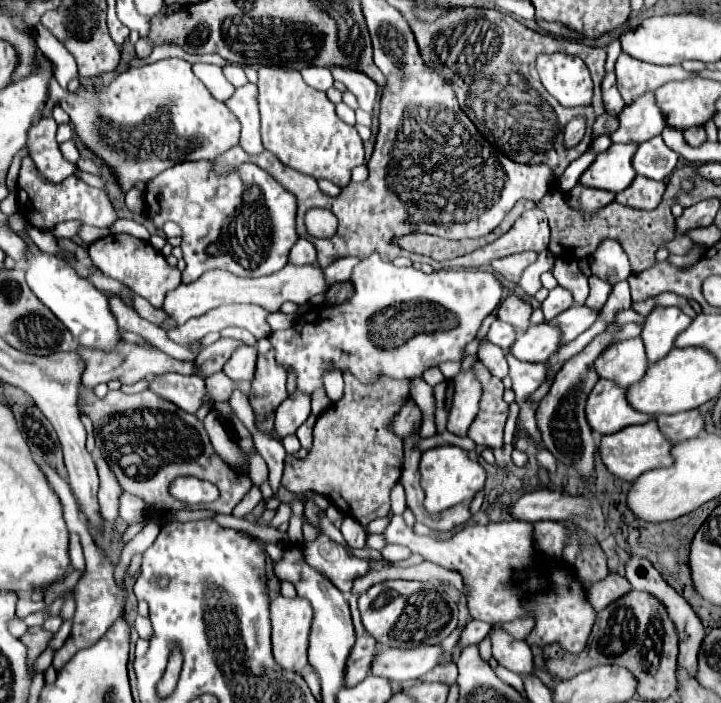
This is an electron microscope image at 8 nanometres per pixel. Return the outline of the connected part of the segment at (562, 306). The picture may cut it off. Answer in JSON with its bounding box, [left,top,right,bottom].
[541,286,573,320]

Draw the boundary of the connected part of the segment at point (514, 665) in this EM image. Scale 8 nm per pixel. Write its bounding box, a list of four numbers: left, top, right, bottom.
[489,626,533,674]

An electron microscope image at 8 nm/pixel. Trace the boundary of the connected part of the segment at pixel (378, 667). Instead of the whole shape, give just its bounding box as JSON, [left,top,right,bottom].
[371,646,441,684]

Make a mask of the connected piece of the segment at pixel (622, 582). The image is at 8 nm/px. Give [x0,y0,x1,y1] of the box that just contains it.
[587,572,633,610]

